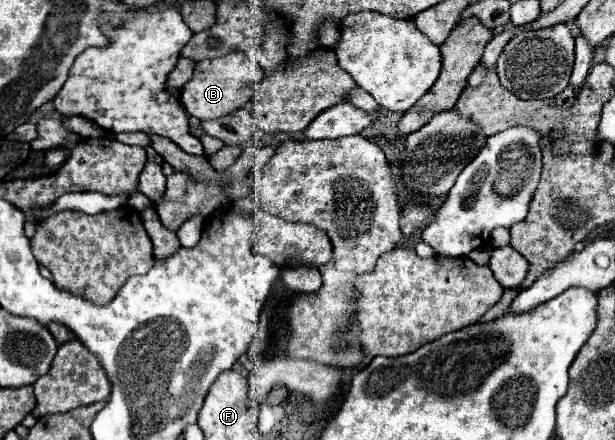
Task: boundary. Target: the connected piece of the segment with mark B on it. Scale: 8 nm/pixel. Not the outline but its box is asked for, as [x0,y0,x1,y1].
[180,52,264,120]

